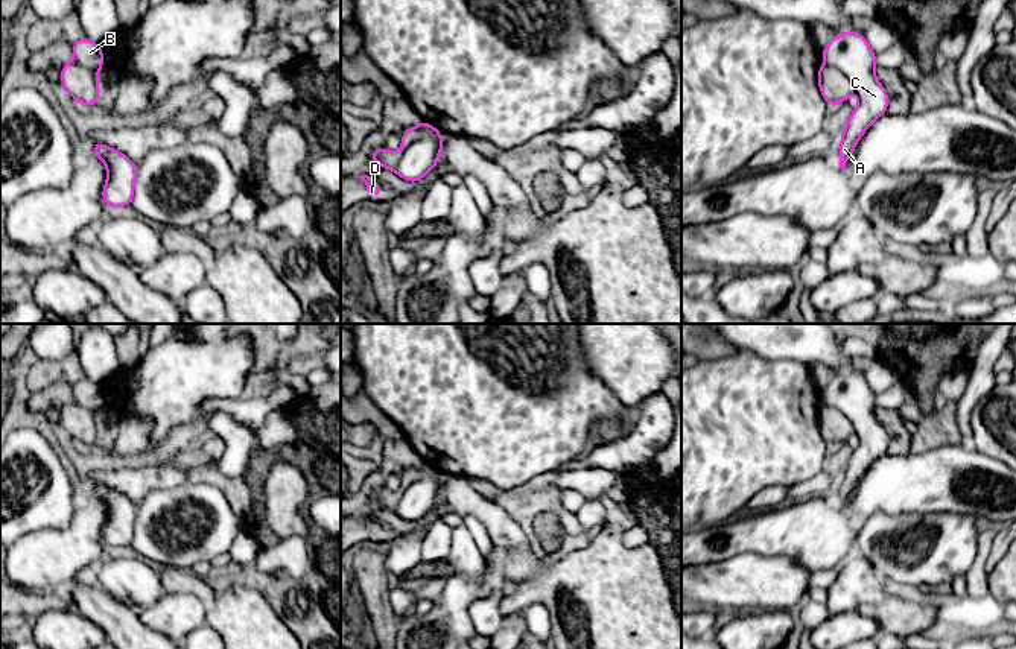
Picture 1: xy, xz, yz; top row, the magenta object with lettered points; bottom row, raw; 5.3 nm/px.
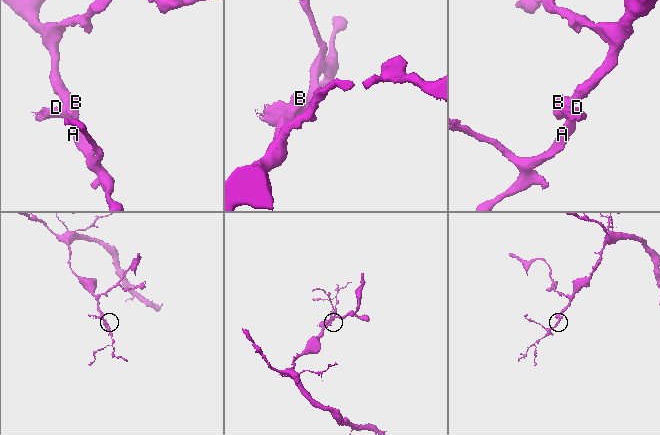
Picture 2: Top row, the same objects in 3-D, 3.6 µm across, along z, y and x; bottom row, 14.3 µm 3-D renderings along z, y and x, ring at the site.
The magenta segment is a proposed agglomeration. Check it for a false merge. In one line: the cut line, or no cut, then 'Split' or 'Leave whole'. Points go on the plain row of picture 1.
Split along xz (434, 468), (406, 488), (394, 511). Split

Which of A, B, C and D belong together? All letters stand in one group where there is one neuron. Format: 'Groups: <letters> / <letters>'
Groups: A B C / D

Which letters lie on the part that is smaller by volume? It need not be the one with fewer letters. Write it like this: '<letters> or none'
D

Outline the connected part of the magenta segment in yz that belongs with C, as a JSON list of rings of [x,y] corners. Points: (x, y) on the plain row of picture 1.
[[[841,372],[827,383],[821,395],[826,406],[838,409],[852,423],[859,439],[841,474],[838,505],[846,511],[846,503],[862,474],[887,453],[888,433],[875,416],[876,394],[864,375]]]

